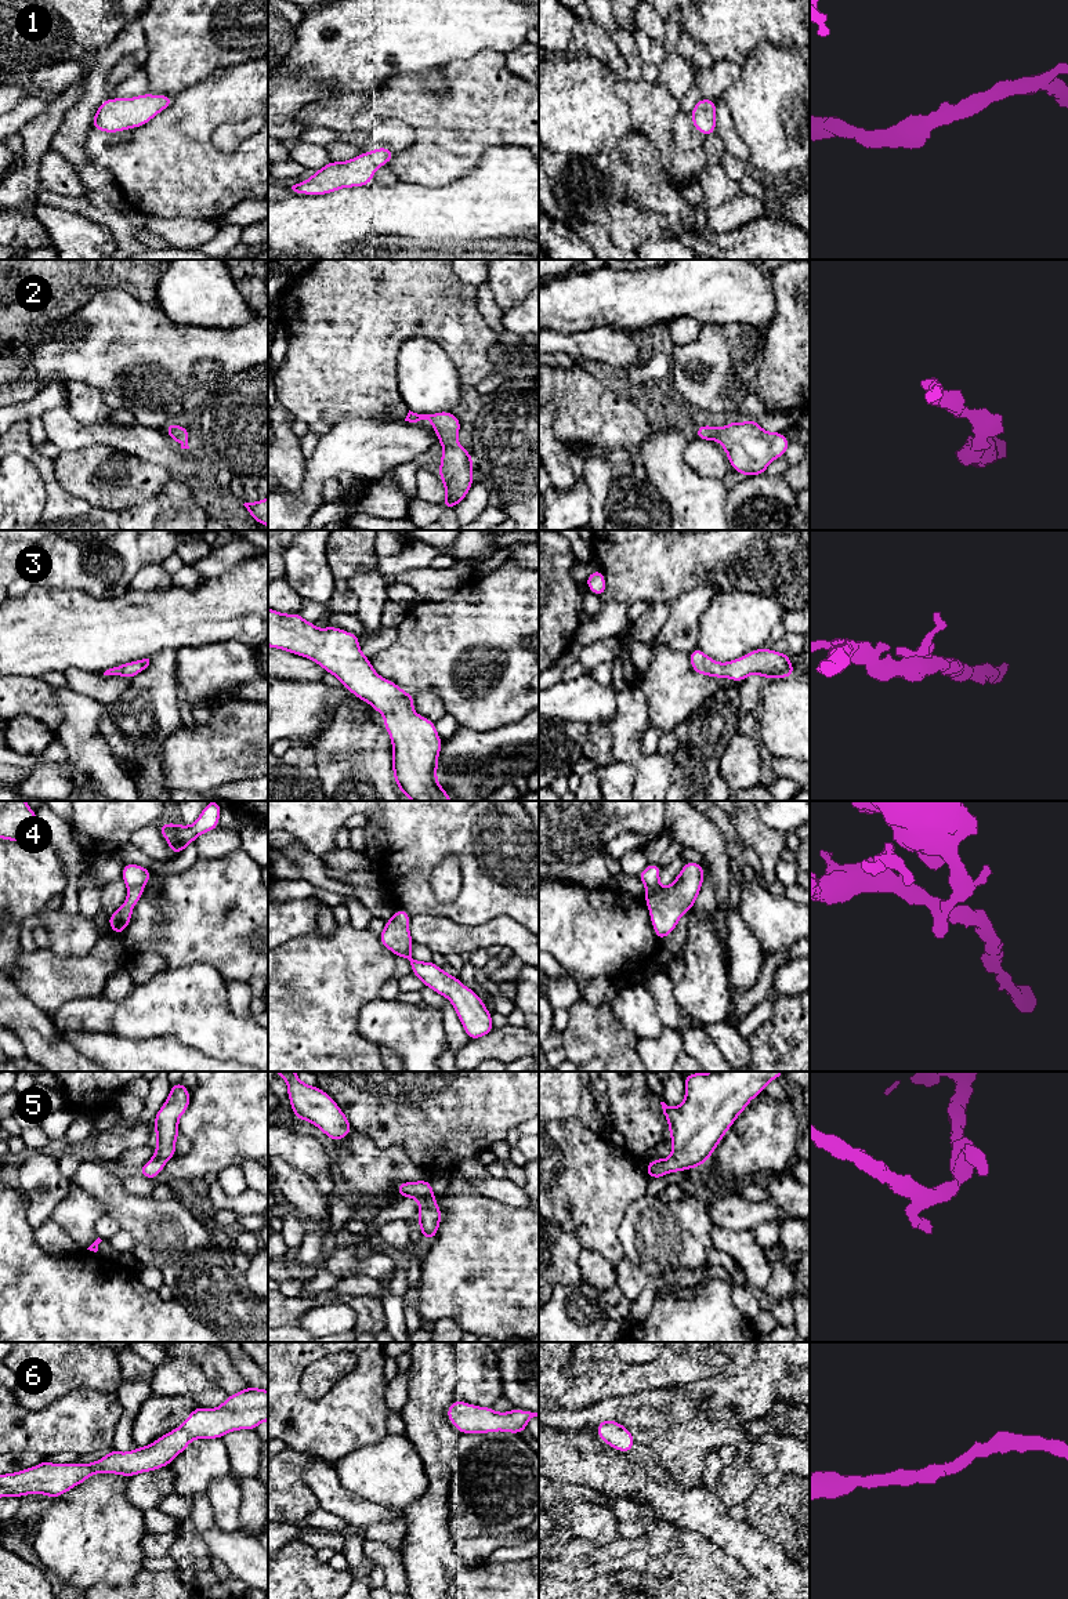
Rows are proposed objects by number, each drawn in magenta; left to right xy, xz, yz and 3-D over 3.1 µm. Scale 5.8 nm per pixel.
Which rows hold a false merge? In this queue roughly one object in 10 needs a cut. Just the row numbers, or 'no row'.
no row

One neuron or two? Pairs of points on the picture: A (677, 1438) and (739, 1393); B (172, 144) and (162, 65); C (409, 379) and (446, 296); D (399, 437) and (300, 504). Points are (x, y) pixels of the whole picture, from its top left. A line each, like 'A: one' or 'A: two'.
A: one
B: two
C: two
D: one

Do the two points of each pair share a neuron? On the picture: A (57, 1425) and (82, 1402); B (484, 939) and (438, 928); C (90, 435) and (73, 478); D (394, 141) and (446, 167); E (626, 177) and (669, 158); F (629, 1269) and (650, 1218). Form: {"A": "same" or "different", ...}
{"A": "same", "B": "same", "C": "different", "D": "different", "E": "different", "F": "different"}

